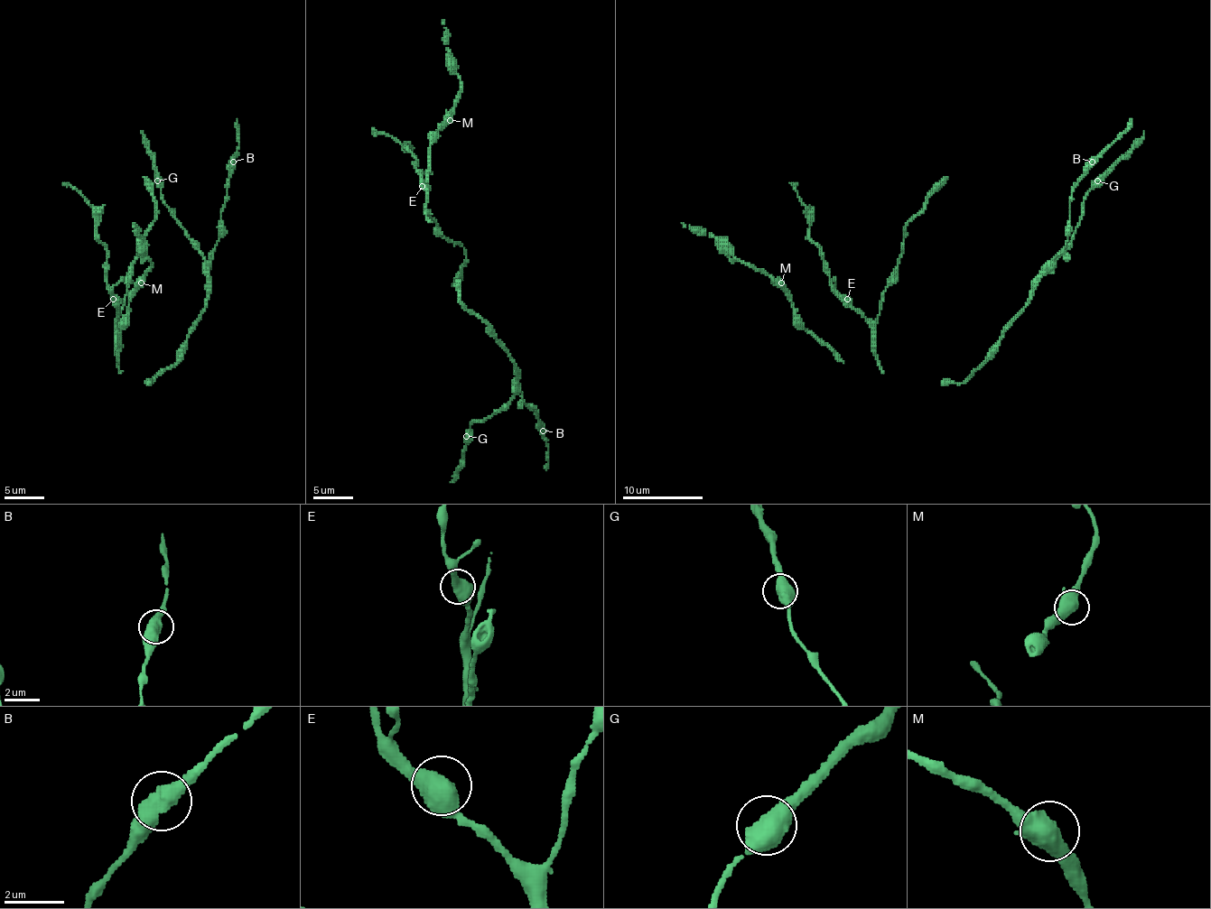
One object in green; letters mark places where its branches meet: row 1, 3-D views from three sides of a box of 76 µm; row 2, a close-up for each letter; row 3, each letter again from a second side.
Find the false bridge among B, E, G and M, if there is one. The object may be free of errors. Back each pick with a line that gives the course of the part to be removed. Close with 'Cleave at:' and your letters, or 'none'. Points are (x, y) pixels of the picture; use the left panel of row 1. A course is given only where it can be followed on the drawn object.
Cleave at: none

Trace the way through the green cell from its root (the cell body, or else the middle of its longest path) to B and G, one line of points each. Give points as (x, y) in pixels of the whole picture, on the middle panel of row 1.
B: (458, 290), (458, 300), (488, 324), (508, 352), (522, 400), (536, 410), (542, 430)
G: (458, 290), (458, 300), (488, 324), (517, 366), (514, 396), (488, 418), (476, 420), (466, 436)

